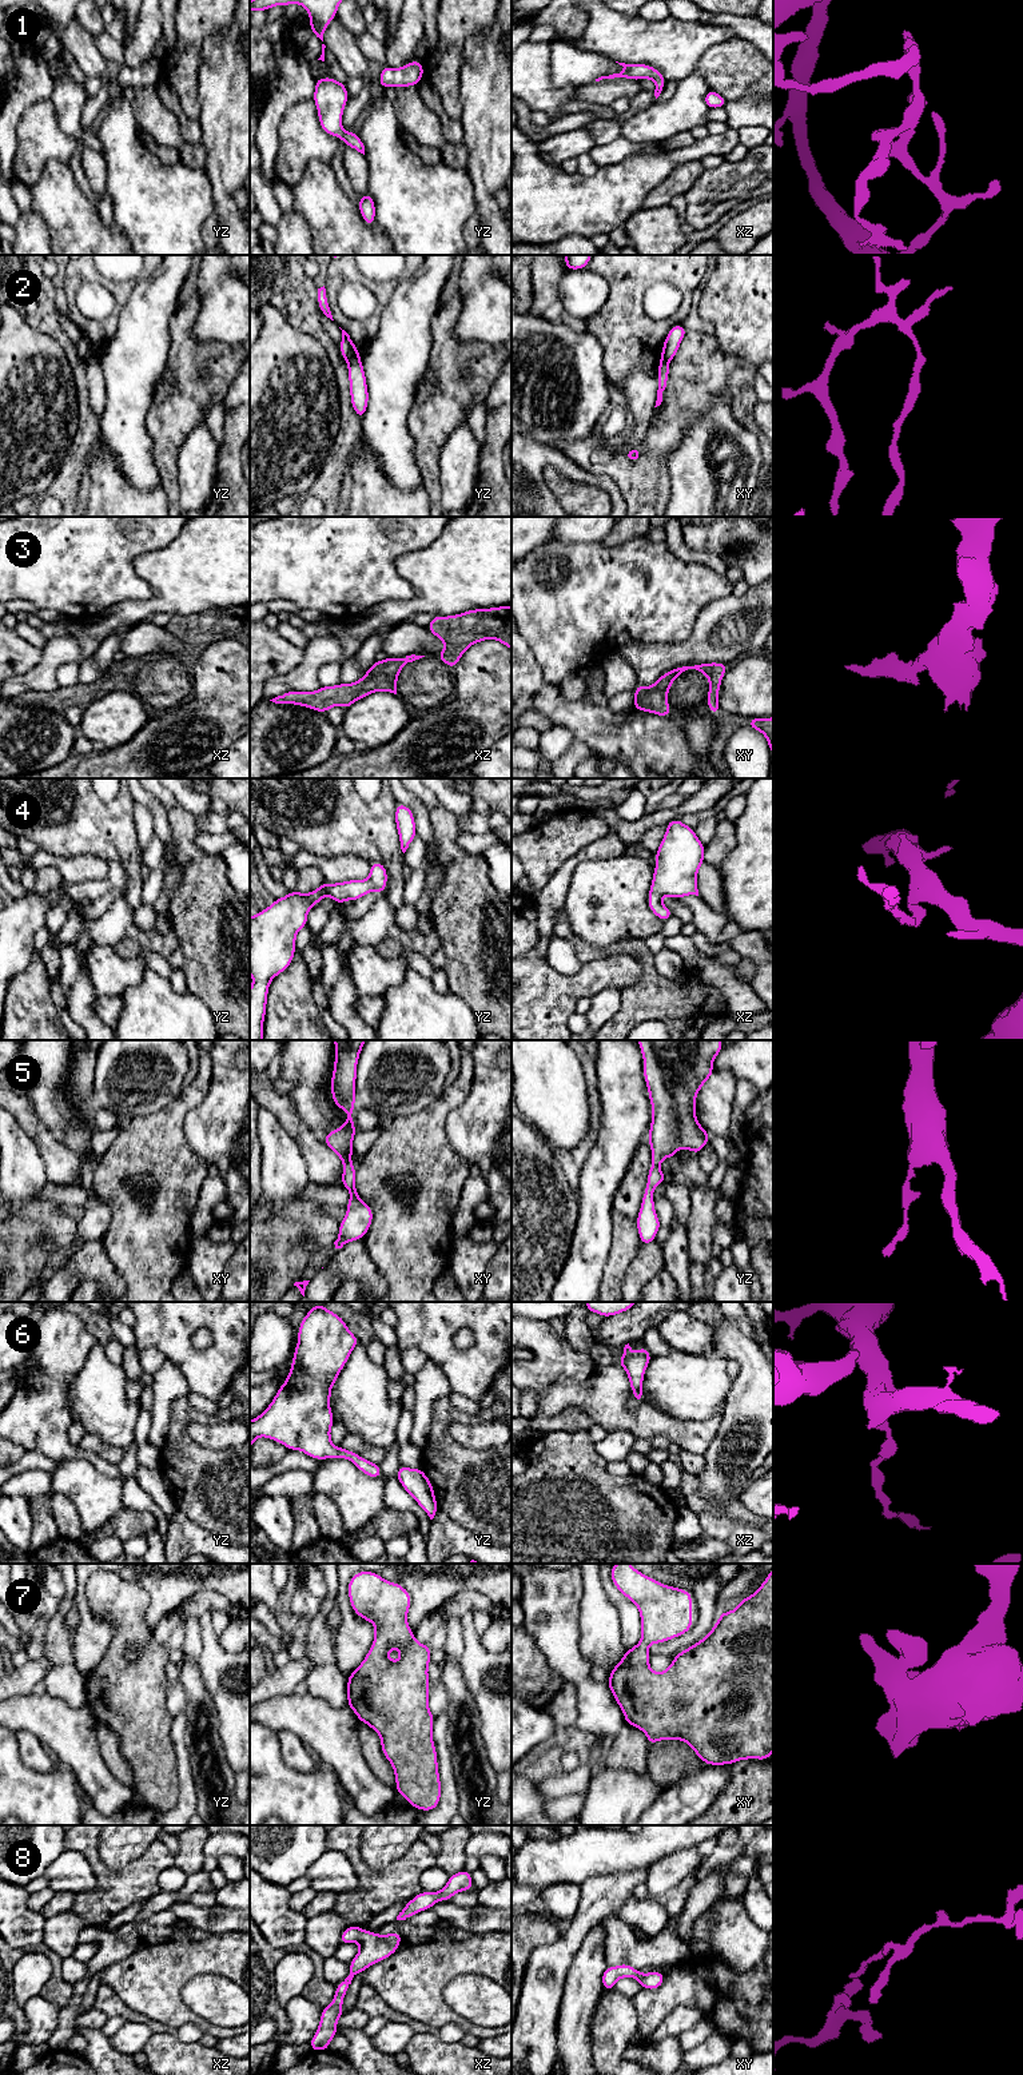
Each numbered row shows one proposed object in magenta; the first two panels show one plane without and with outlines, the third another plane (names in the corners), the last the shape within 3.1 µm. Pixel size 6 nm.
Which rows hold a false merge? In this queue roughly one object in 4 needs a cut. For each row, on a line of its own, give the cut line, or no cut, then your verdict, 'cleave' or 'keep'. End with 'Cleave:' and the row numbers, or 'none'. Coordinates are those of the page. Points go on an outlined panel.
1: no cut; keep
2: cut in yz along (358, 355), (346, 361); cleave
3: no cut; keep
4: no cut; keep
5: no cut; keep
6: no cut; keep
7: no cut; keep
8: no cut; keep
Cleave: 2

